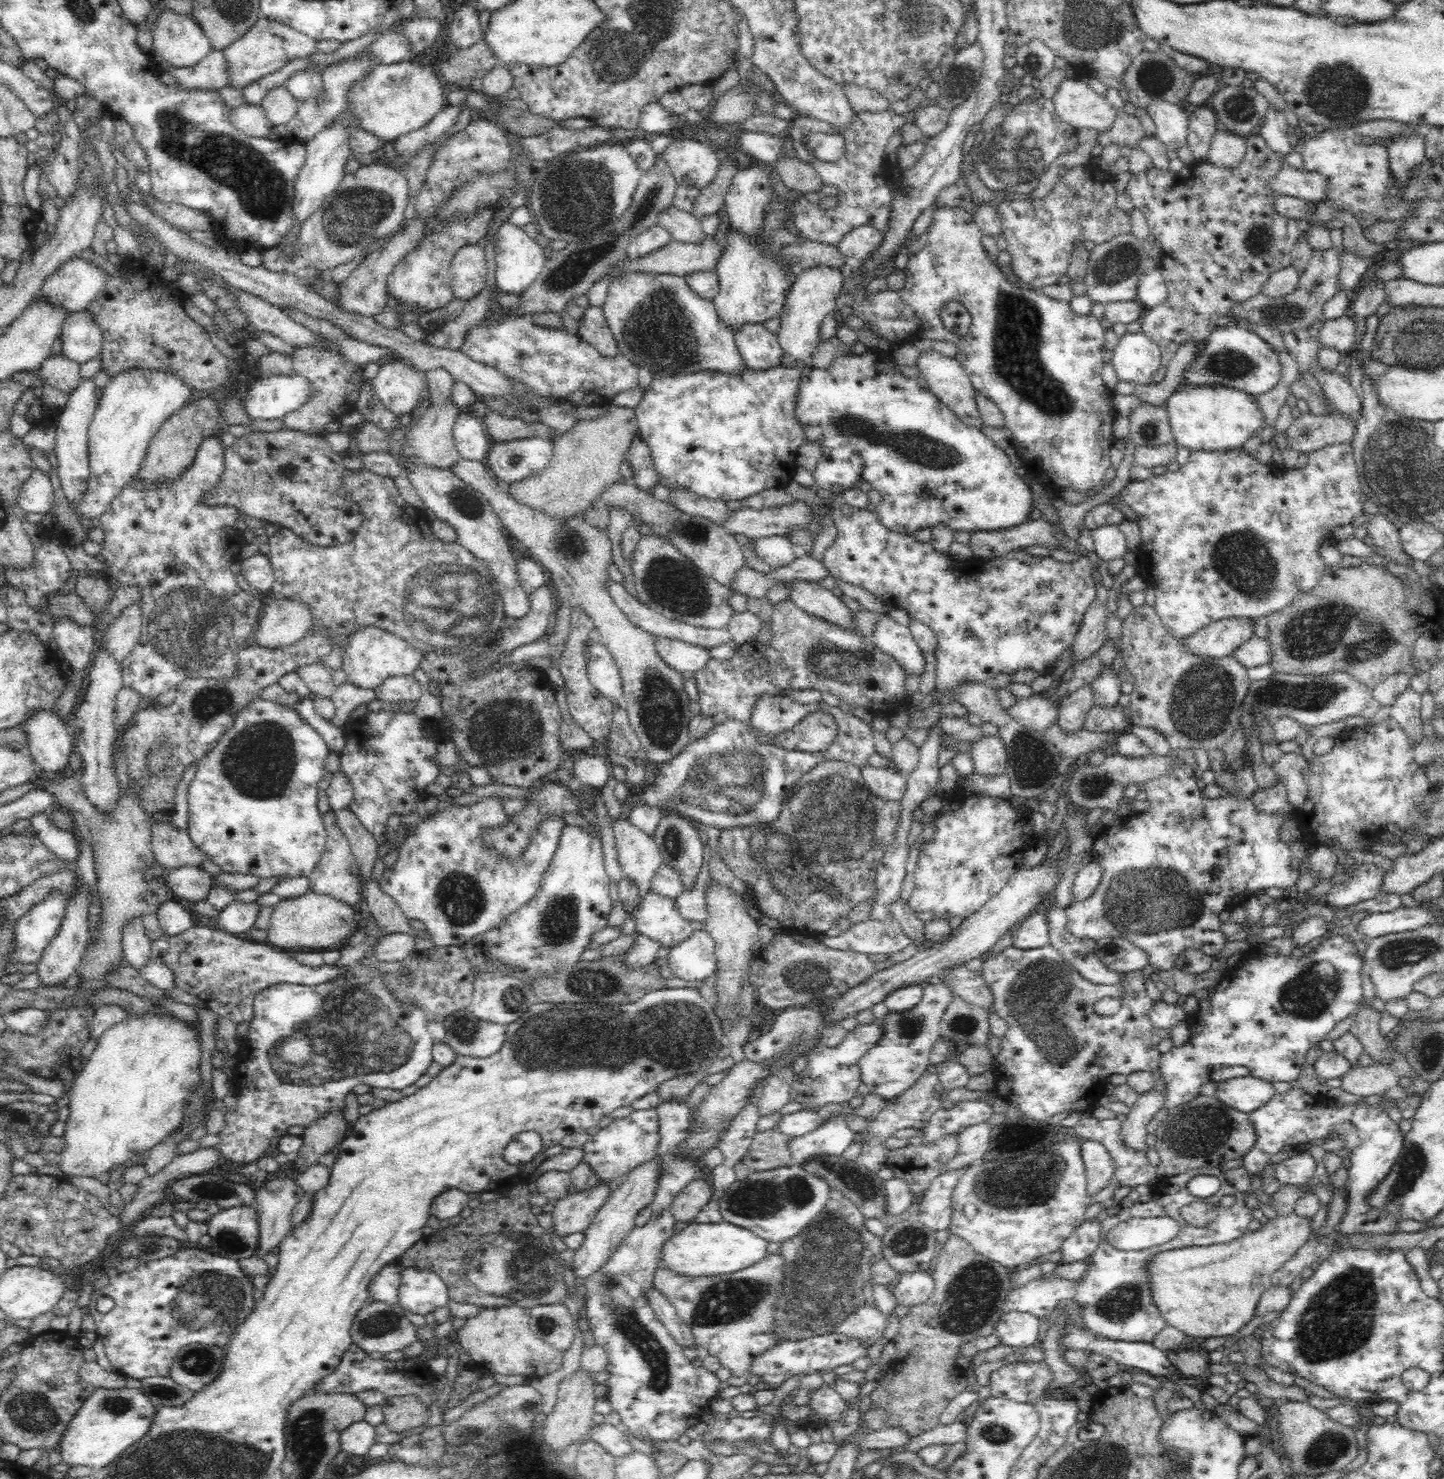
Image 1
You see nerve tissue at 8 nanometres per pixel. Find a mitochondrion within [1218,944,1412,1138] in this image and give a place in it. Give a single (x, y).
(1309, 993)

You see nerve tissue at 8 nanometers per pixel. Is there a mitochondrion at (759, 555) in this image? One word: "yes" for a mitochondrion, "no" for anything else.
no

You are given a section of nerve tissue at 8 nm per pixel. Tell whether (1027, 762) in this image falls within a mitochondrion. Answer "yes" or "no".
yes

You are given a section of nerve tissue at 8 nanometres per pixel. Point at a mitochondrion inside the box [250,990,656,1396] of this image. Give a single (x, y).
(531, 1273)

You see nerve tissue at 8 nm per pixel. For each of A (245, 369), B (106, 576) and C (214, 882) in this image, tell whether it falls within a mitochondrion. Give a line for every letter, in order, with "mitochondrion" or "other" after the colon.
A: other
B: other
C: other

